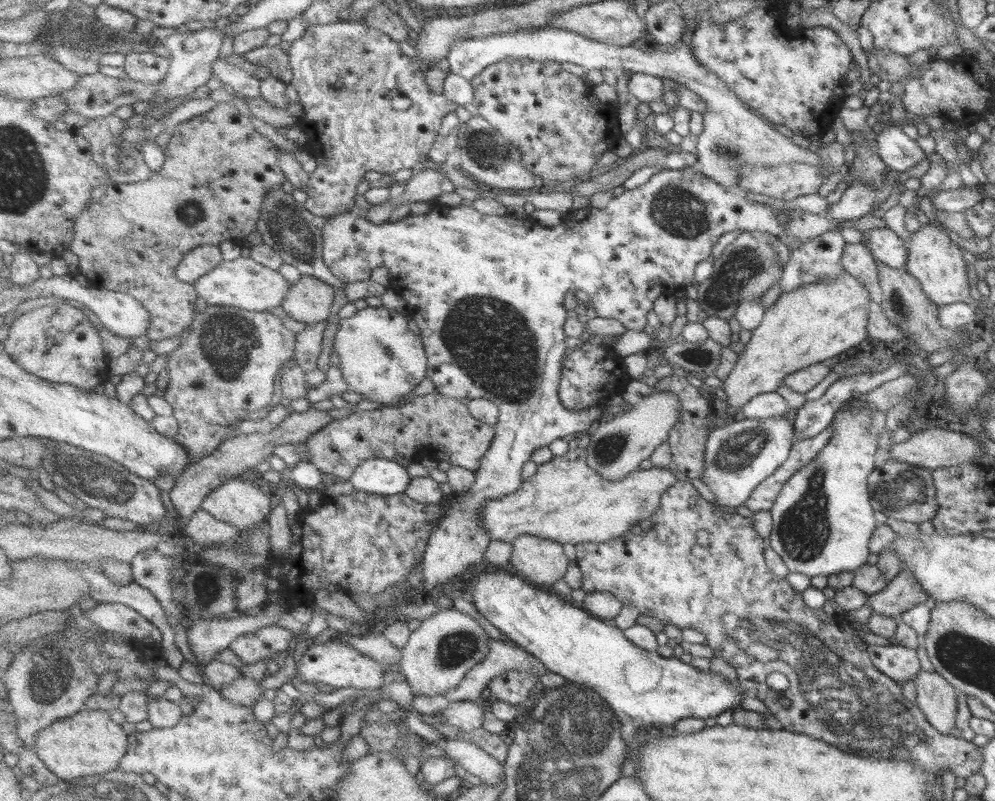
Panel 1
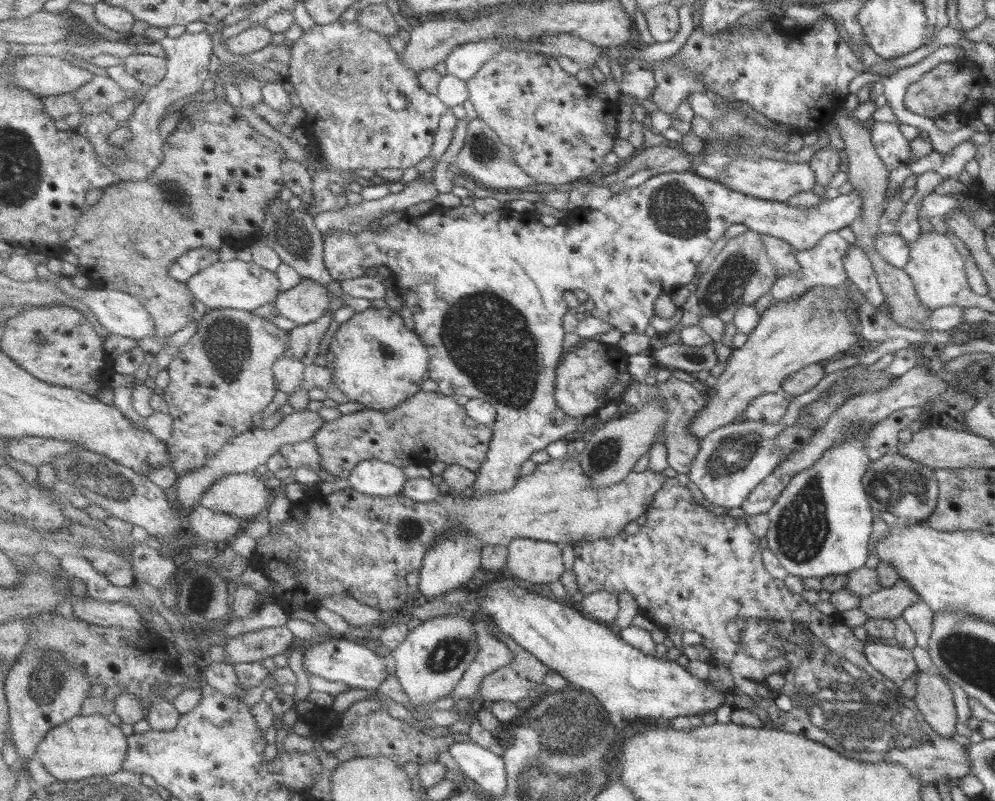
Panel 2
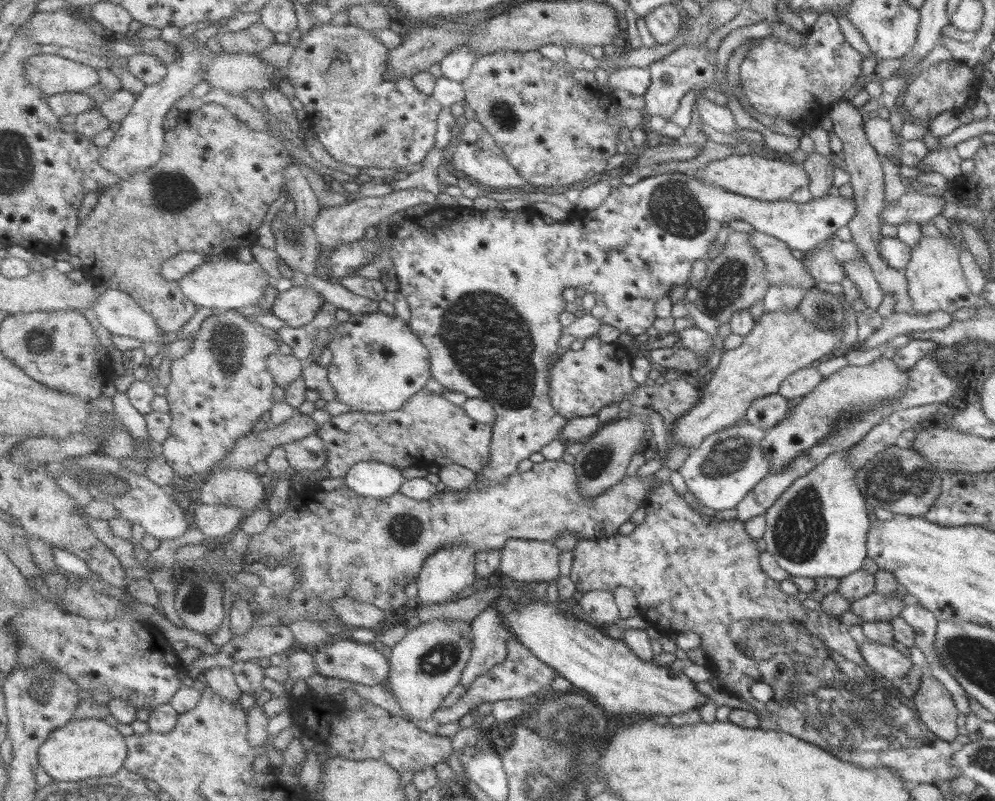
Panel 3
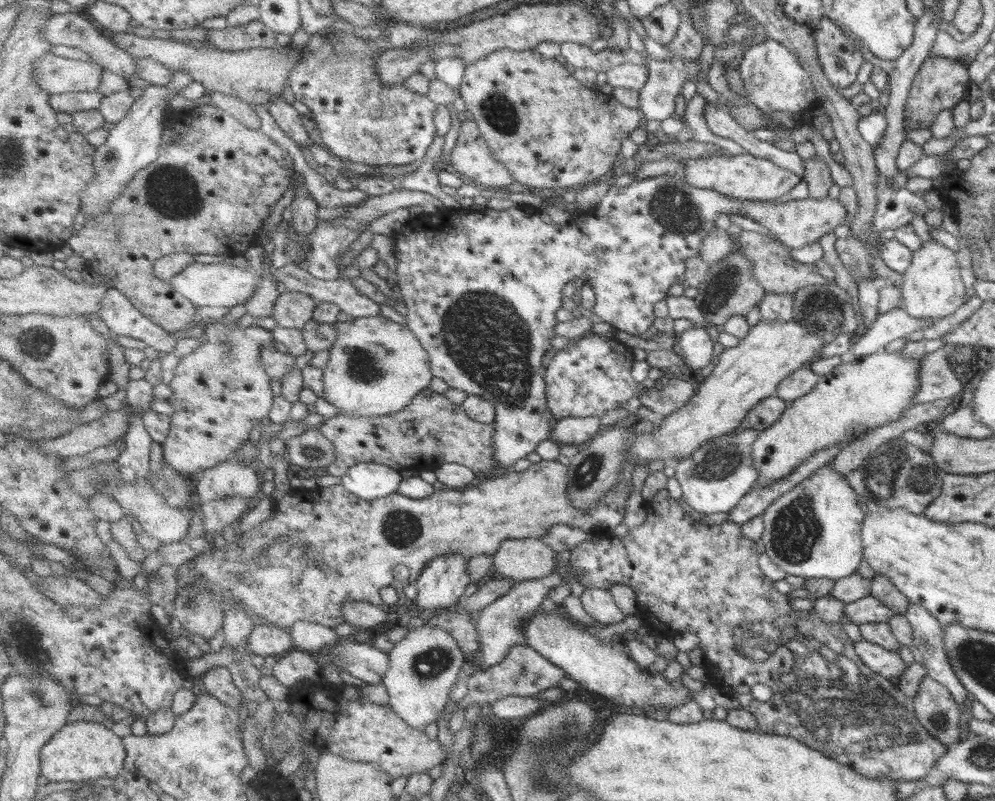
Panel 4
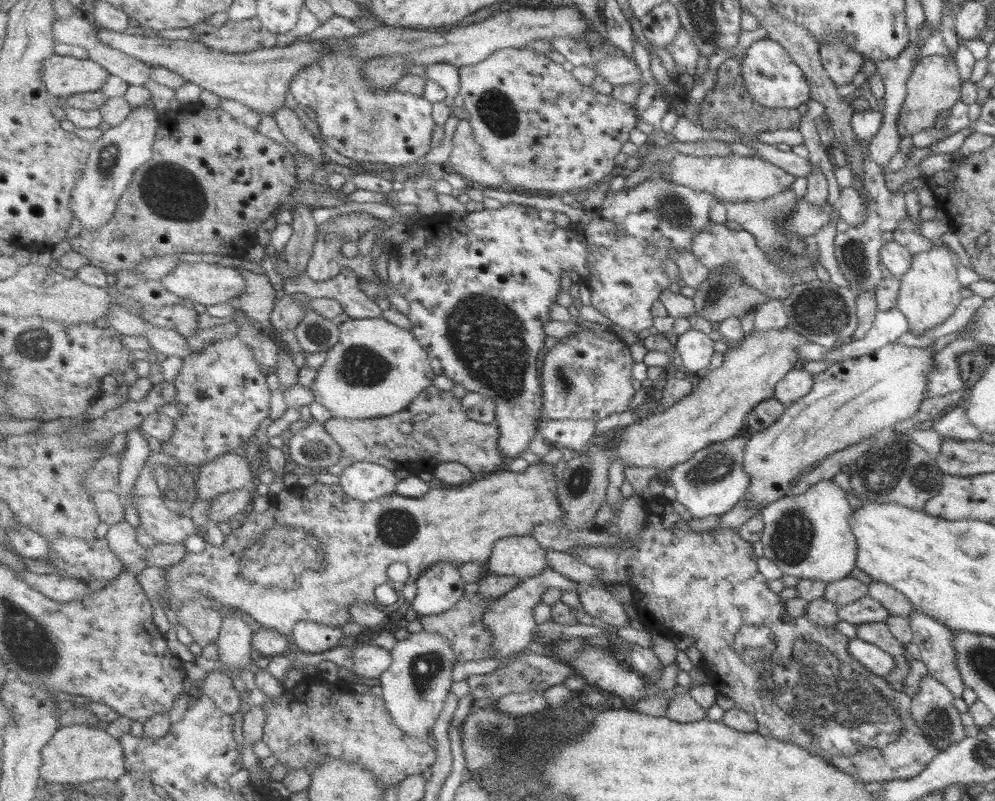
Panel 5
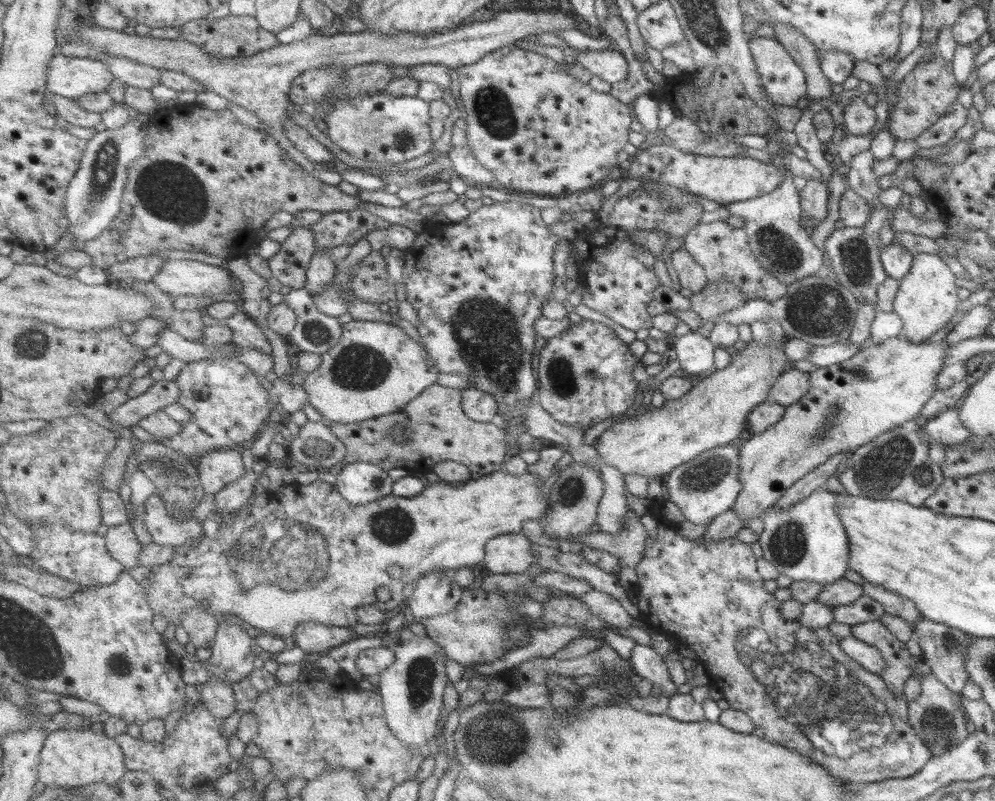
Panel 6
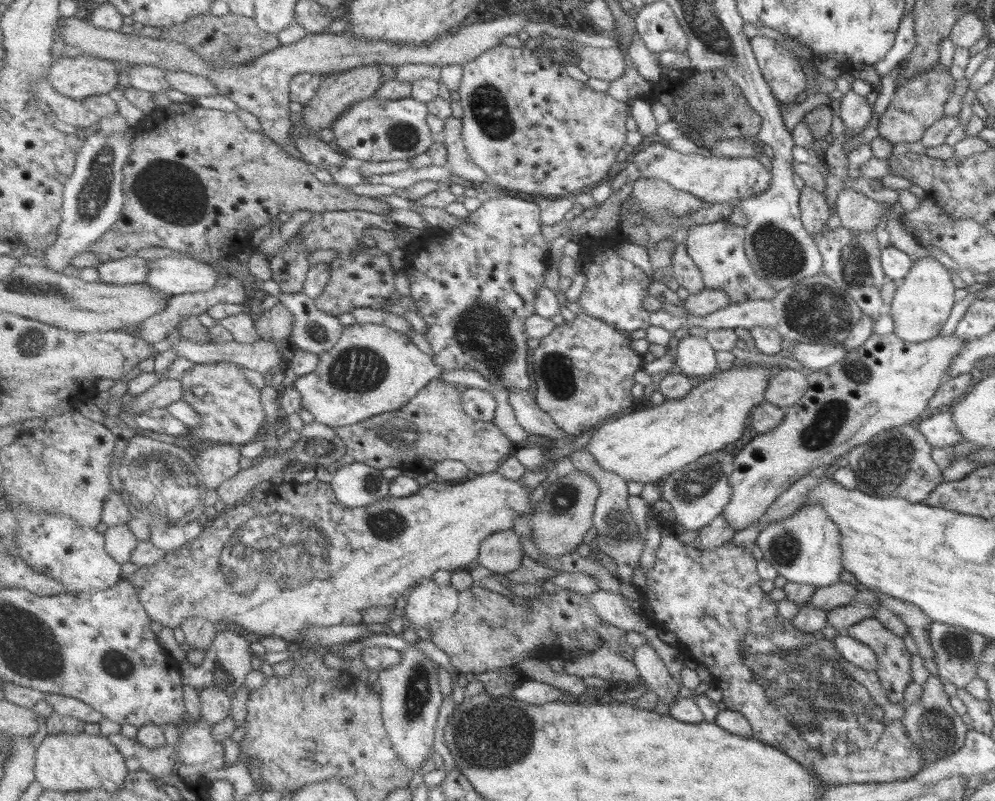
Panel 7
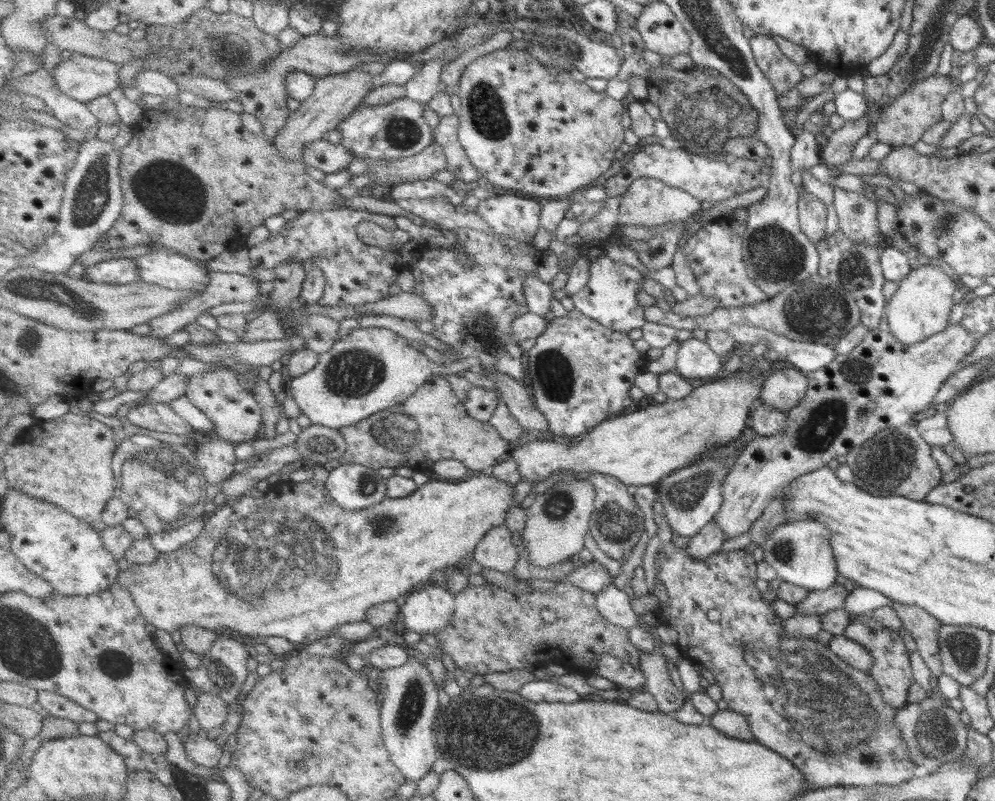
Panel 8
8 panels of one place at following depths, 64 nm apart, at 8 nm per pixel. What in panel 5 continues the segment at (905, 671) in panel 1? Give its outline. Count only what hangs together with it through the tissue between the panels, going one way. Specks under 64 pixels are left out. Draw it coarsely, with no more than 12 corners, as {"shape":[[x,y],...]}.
{"shape":[[858,638],[848,652],[874,675],[886,678],[896,667],[890,654]]}

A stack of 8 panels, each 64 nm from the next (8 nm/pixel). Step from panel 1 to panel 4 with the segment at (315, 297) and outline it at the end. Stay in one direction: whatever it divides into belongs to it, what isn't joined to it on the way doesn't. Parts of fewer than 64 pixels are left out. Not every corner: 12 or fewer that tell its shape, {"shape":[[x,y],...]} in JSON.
{"shape":[[286,290],[275,317],[301,332],[315,318],[317,303],[308,293]]}

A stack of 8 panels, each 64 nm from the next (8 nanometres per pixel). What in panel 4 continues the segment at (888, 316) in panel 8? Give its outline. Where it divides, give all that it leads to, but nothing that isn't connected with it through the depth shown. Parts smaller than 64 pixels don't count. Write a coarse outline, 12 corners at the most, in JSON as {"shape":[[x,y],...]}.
{"shape":[[956,251],[913,252],[900,308],[936,322],[966,304]]}

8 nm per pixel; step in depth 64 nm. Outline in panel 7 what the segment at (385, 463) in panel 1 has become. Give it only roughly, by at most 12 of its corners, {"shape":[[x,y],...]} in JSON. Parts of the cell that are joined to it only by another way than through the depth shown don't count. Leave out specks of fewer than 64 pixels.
{"shape":[[371,463],[341,464],[331,482],[352,508],[391,495],[393,481]]}

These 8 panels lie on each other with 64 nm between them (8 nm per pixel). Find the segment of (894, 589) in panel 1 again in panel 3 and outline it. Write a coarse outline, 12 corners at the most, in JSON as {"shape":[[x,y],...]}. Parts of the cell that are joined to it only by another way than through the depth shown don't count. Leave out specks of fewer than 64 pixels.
{"shape":[[871,593],[854,600],[850,610],[863,622],[897,618],[911,600]]}

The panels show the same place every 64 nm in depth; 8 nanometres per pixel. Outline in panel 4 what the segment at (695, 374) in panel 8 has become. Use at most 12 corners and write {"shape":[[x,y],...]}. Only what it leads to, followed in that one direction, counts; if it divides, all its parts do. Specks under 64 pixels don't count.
{"shape":[[694,326],[681,334],[689,370],[708,366],[714,342],[706,329]]}

